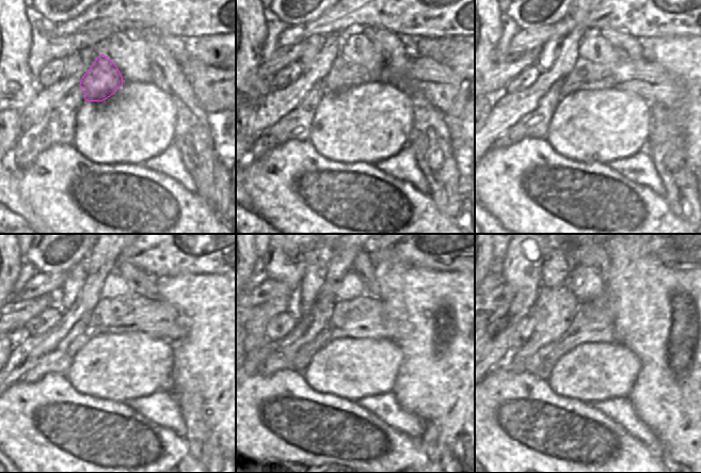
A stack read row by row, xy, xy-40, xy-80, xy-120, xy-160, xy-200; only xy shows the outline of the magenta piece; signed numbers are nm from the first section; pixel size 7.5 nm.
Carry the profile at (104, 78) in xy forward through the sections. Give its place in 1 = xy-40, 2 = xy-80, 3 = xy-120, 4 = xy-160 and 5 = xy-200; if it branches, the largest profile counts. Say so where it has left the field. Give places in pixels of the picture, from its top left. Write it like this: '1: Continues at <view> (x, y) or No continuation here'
1: Continues at xy-40 (345, 74)
2: Continues at xy-80 (586, 74)
3: Continues at xy-120 (125, 312)
4: Continues at xy-160 (364, 312)
5: Continues at xy-200 (598, 314).

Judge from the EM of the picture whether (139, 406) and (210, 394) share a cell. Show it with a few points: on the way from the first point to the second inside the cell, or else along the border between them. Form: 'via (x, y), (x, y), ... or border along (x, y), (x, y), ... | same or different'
border along (171, 392), (178, 401) | different

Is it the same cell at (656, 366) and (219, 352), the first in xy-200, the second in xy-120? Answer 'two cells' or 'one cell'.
one cell

